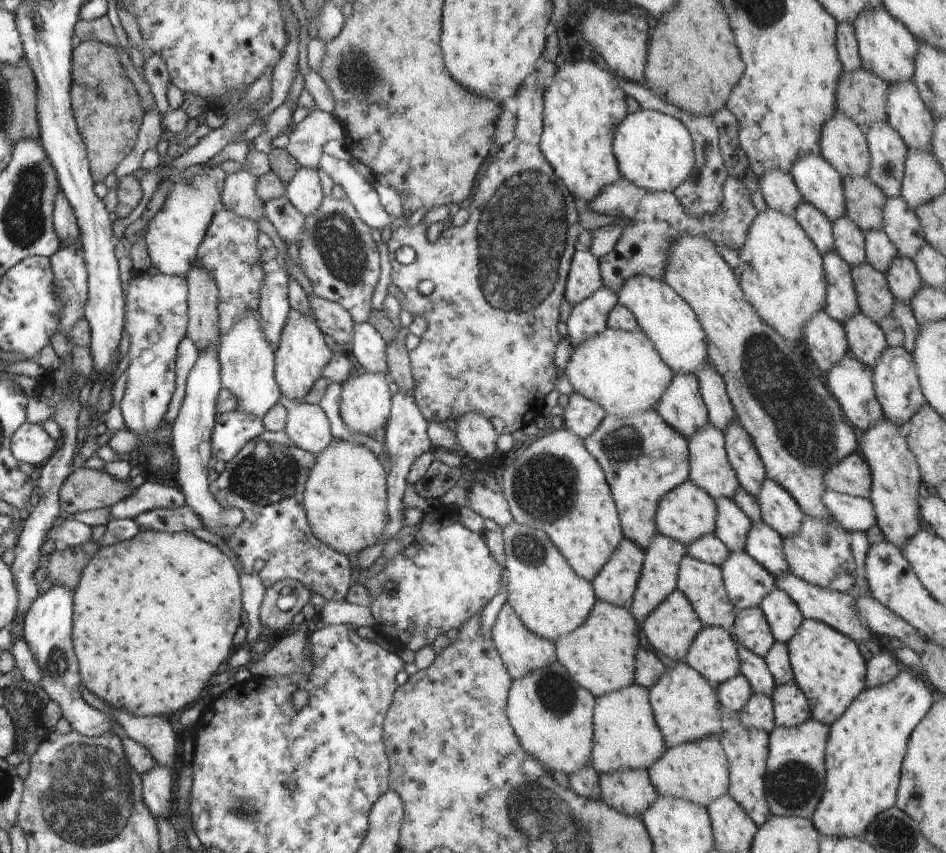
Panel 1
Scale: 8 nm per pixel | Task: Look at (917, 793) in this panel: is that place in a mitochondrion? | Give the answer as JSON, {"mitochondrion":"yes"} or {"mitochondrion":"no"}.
{"mitochondrion":"yes"}

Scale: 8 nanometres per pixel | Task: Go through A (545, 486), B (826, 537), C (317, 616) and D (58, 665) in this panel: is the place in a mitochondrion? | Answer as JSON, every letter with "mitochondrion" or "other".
{"A":"mitochondrion","B":"mitochondrion","C":"other","D":"mitochondrion"}

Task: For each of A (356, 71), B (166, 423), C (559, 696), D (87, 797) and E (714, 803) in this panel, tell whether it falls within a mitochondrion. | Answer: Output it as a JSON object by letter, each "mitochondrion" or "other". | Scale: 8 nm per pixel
{"A":"mitochondrion","B":"other","C":"mitochondrion","D":"mitochondrion","E":"other"}

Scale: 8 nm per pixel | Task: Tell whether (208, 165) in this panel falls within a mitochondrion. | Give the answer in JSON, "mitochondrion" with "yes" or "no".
{"mitochondrion":"no"}

